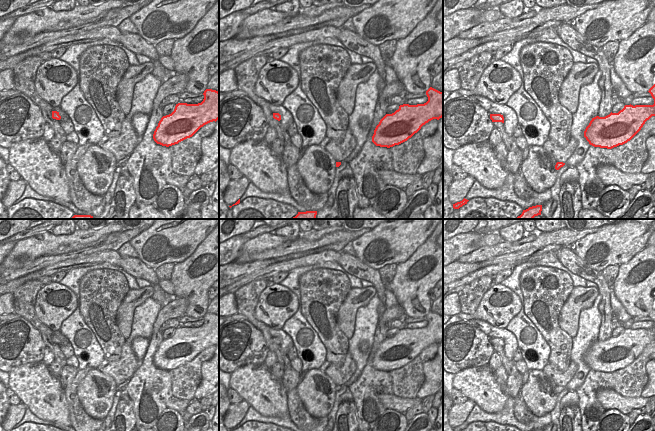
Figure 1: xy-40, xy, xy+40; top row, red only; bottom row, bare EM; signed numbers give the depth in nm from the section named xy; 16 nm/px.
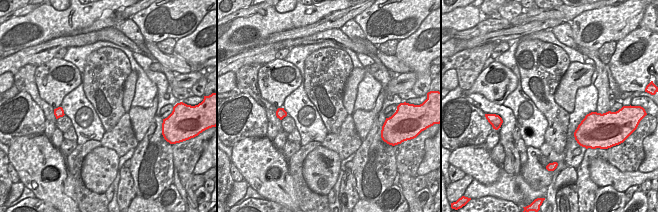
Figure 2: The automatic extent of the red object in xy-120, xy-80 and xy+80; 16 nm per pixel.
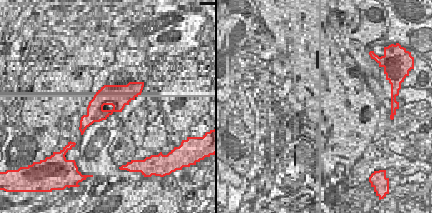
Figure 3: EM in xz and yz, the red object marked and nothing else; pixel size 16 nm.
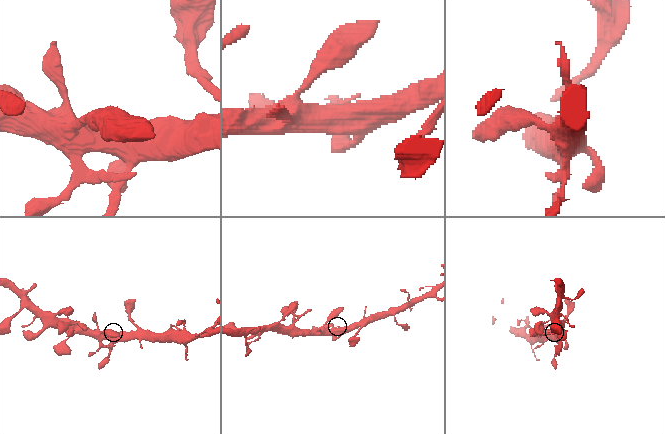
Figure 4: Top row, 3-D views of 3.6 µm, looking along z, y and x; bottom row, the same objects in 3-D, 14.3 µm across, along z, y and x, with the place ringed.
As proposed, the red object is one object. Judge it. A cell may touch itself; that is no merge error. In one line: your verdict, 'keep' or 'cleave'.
keep

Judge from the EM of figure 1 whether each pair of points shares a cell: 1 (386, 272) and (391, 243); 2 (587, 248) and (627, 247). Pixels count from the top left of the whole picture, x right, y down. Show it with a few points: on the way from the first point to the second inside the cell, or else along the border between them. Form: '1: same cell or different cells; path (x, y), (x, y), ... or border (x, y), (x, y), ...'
1: different cells; border (396, 263), (390, 263), (378, 269)
2: same cell; path (597, 242), (603, 241), (607, 244), (617, 244)

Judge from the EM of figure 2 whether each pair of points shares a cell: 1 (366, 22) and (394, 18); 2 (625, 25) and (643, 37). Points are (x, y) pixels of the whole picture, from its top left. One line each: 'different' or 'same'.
1: same
2: different

